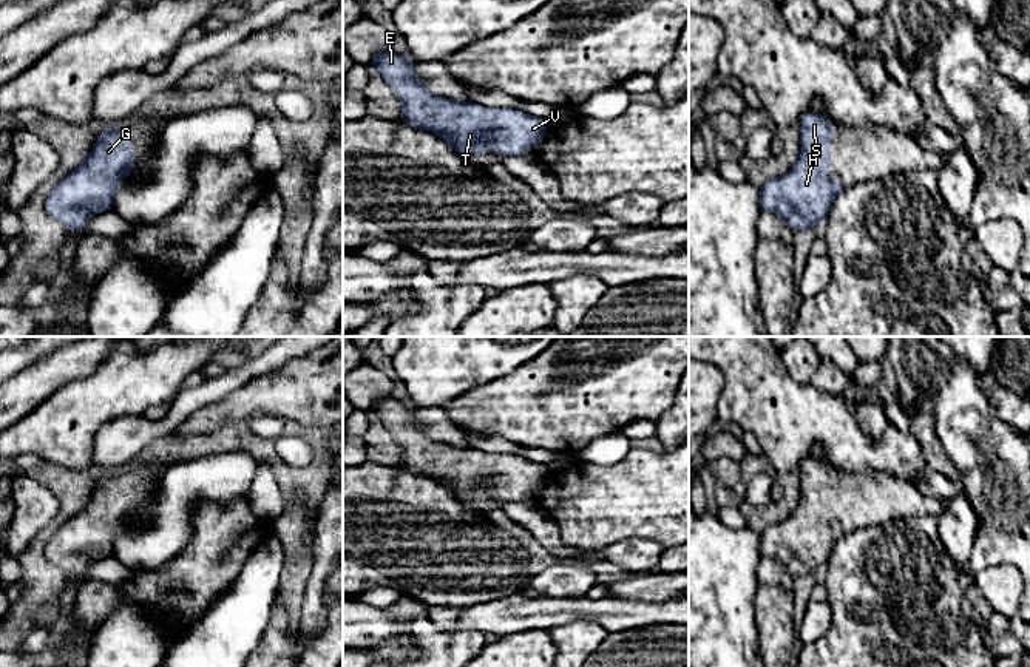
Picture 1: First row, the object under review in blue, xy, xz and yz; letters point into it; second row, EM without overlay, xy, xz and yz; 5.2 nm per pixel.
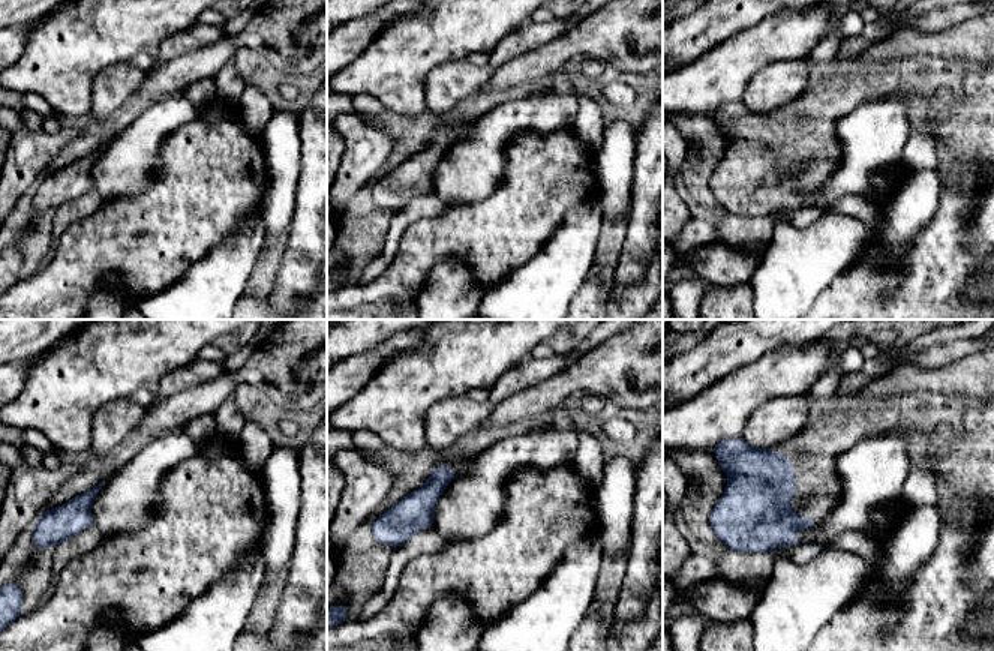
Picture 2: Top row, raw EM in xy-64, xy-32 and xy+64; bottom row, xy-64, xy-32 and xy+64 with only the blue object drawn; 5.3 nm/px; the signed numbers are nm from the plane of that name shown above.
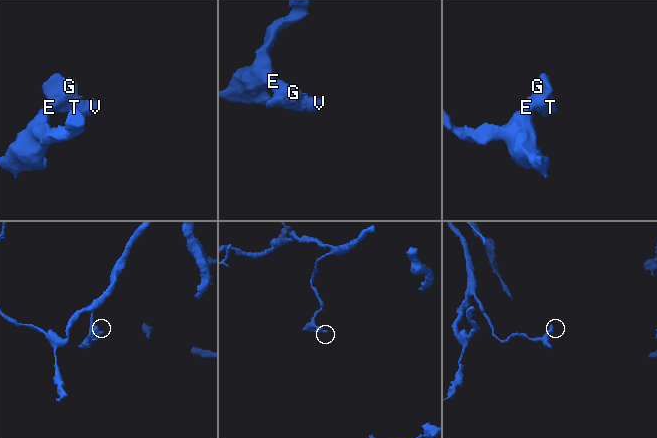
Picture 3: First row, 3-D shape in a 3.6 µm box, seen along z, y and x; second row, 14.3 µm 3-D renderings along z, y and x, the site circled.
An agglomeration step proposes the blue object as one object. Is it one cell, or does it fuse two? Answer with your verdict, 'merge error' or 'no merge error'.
no merge error

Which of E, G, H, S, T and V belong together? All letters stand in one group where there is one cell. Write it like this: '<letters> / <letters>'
E G H S T V

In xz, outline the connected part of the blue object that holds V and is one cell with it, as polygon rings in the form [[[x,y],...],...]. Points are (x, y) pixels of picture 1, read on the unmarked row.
[[[391,395],[377,398],[369,412],[375,412],[385,428],[401,443],[400,454],[405,469],[431,477],[460,500],[485,500],[486,494],[491,493],[493,499],[502,503],[519,502],[528,497],[531,486],[539,493],[550,472],[548,466],[530,462],[522,455],[483,454],[473,448],[457,448],[434,442],[426,431],[415,425],[415,408],[406,408]]]

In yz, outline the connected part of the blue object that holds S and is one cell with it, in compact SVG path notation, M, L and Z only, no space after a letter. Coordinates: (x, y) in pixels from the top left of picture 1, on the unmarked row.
M805 457L798 465L800 502L778 525L760 533L761 557L783 562L792 576L812 574L828 564L834 543L843 536L828 517L832 468L826 462Z

